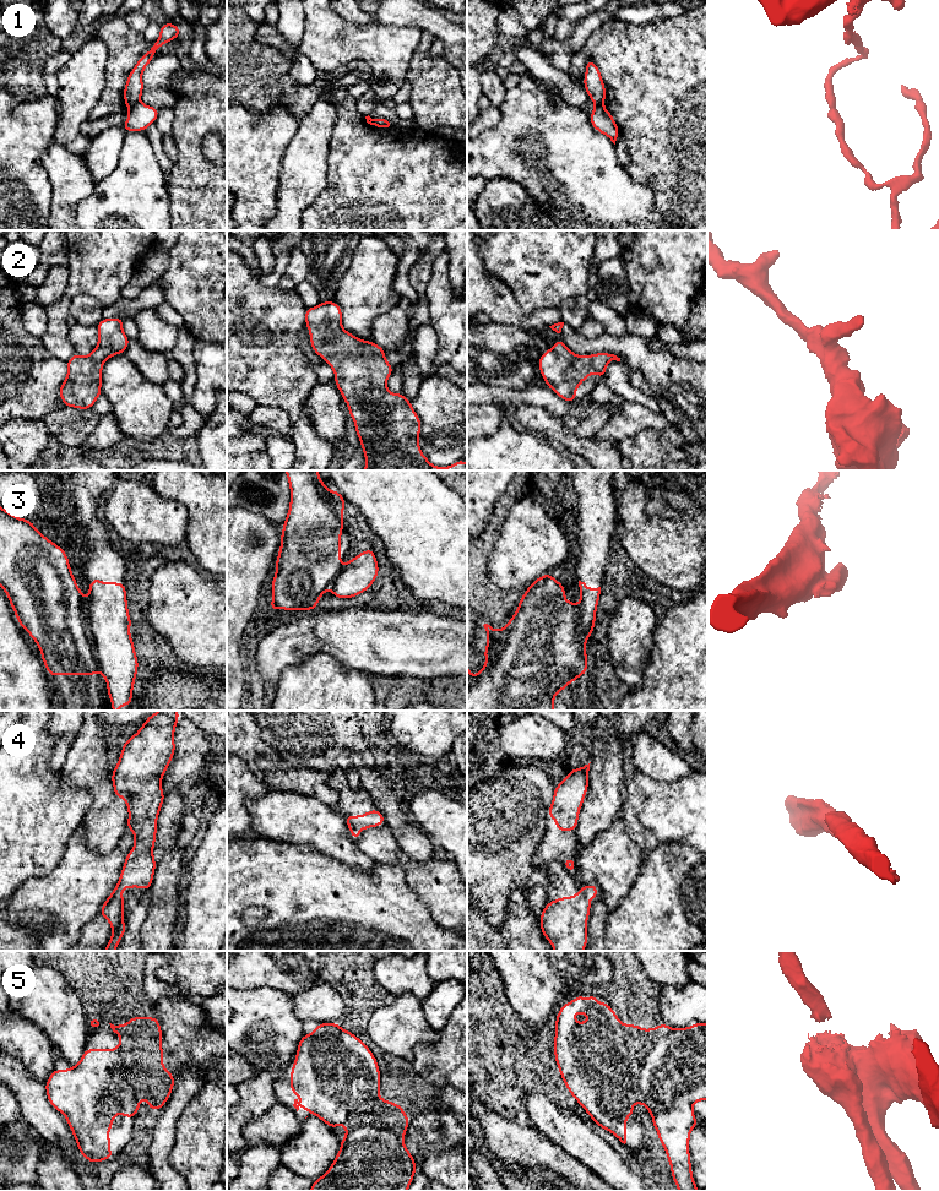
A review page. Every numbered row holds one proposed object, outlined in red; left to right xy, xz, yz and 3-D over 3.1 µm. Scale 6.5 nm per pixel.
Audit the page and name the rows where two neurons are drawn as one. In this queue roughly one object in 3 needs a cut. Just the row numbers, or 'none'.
1, 3, 5

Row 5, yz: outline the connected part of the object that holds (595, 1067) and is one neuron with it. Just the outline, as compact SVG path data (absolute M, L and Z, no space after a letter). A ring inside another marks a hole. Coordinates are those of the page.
M590 992L587 1001L584 995L577 995L572 1001L561 1005L557 1015L554 1024L554 1057L560 1072L560 1076L566 1086L566 1089L576 1099L576 1102L586 1110L595 1124L604 1130L612 1132L622 1143L626 1143L626 1117L636 1115L631 1109L631 1104L640 1103L640 1093L631 1089L631 1071L629 1067L629 1059L626 1053L626 1030L619 1021L618 1015L612 1010L607 1002L597 1002L596 994ZM579 1011L590 1021L577 1023L575 1021L575 1012Z

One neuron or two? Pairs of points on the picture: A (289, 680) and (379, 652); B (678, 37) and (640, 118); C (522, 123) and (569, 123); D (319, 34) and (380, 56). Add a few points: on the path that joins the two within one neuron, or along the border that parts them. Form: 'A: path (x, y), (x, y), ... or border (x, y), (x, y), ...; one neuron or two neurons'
A: border (314, 653), (327, 653), (368, 675); two neurons
B: path (678, 56), (678, 80), (660, 98); one neuron
C: path (533, 123), (558, 123); one neuron
D: path (334, 42), (365, 43); one neuron

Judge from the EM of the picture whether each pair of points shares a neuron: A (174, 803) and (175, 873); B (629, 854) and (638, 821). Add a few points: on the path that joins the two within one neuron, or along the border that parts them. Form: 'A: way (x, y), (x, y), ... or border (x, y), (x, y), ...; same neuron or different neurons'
A: way (169, 820), (168, 855); same neuron
B: border (619, 815), (629, 837), (645, 855); different neurons

